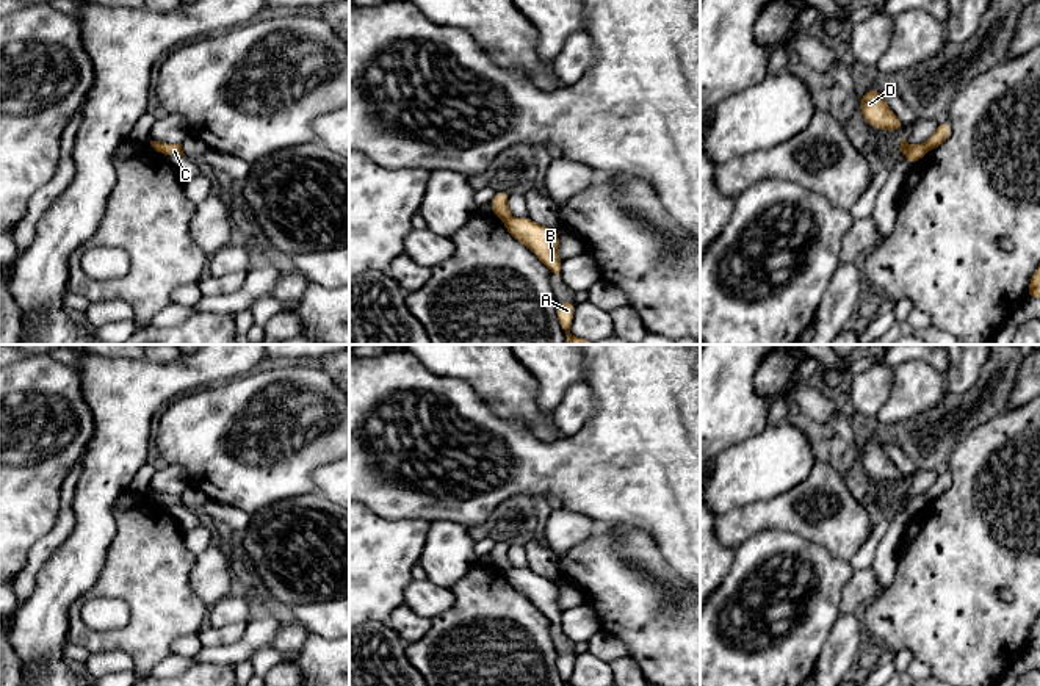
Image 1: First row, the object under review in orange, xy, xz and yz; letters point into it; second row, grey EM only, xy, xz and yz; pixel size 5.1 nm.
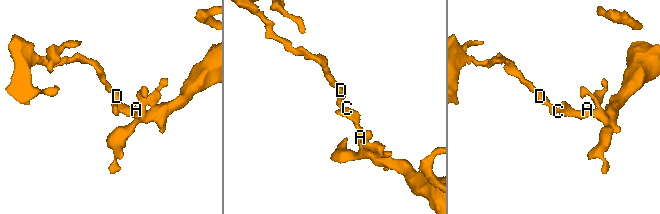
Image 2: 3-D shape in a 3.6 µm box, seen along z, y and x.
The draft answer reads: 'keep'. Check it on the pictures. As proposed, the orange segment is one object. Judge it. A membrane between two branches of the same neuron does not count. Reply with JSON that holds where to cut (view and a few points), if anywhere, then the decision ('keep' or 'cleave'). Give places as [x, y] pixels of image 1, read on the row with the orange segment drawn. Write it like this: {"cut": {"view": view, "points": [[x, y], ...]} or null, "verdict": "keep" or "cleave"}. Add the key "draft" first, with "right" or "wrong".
{"draft": "wrong", "cut": {"view": "xz", "points": [[509, 216], [505, 221]]}, "verdict": "cleave"}

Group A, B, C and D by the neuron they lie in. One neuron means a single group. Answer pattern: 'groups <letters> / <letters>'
groups A B C / D

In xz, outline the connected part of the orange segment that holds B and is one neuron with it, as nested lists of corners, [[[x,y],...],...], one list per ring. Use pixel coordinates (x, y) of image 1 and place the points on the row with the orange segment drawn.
[[[509,218],[504,221],[504,229],[559,277],[562,258],[558,254],[558,246],[561,235],[554,229],[540,226],[531,218]]]

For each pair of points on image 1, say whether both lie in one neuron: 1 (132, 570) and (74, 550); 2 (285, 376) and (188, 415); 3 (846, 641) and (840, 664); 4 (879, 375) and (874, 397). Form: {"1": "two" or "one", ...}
{"1": "two", "2": "one", "3": "one", "4": "one"}

